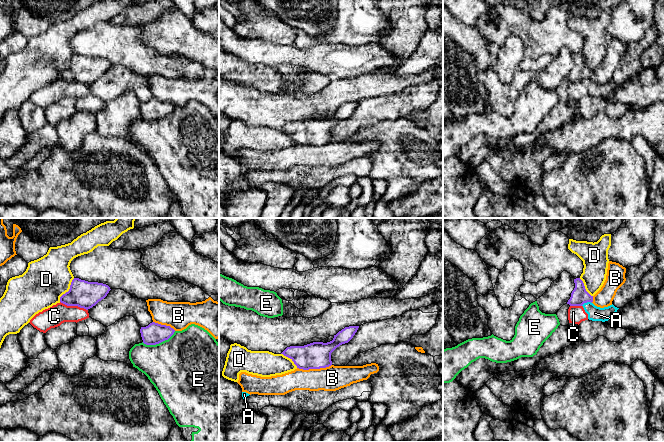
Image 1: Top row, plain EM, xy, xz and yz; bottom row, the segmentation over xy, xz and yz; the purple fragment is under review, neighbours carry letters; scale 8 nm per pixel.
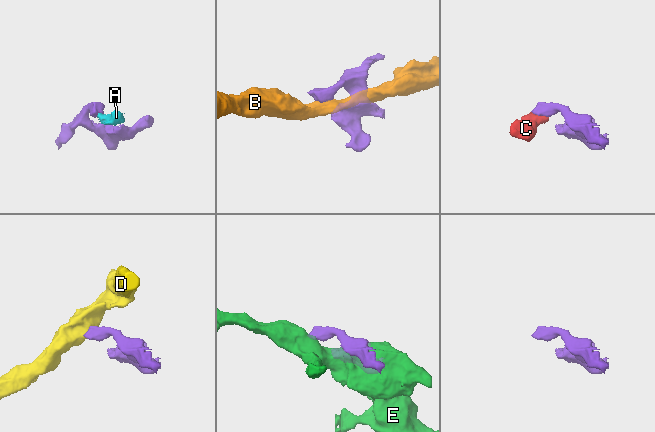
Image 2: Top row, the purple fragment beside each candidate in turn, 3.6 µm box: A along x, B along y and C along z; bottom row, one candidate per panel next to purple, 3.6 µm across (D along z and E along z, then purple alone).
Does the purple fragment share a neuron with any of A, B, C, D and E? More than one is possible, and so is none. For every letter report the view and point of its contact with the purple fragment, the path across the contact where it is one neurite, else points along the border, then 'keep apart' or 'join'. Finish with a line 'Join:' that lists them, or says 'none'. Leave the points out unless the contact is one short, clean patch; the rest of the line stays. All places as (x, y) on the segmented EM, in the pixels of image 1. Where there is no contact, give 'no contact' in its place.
A: yz (586, 302) | along yz (591, 302), (585, 302), (581, 305) | keep apart
B: xz (314, 368) | keep apart
C: xy (74, 305) | along xy (60, 301), (67, 305), (77, 305), (87, 310) | keep apart
D: xy (69, 290) | along xy (74, 278), (70, 288), (60, 297), (59, 301) | keep apart
E: xy (158, 343) | keep apart
Join: none

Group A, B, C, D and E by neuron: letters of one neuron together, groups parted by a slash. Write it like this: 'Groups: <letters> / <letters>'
Groups: A C / B / D / E

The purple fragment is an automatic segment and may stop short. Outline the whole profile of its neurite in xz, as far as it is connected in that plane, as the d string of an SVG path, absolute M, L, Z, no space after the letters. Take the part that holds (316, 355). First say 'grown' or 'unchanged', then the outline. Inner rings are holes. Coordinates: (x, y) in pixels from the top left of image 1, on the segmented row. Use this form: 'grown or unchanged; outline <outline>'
unchanged; outline M359 326L345 327L339 331L332 341L313 342L304 346L287 347L281 354L290 358L299 369L320 369L332 365L331 353L340 345L348 343Z

